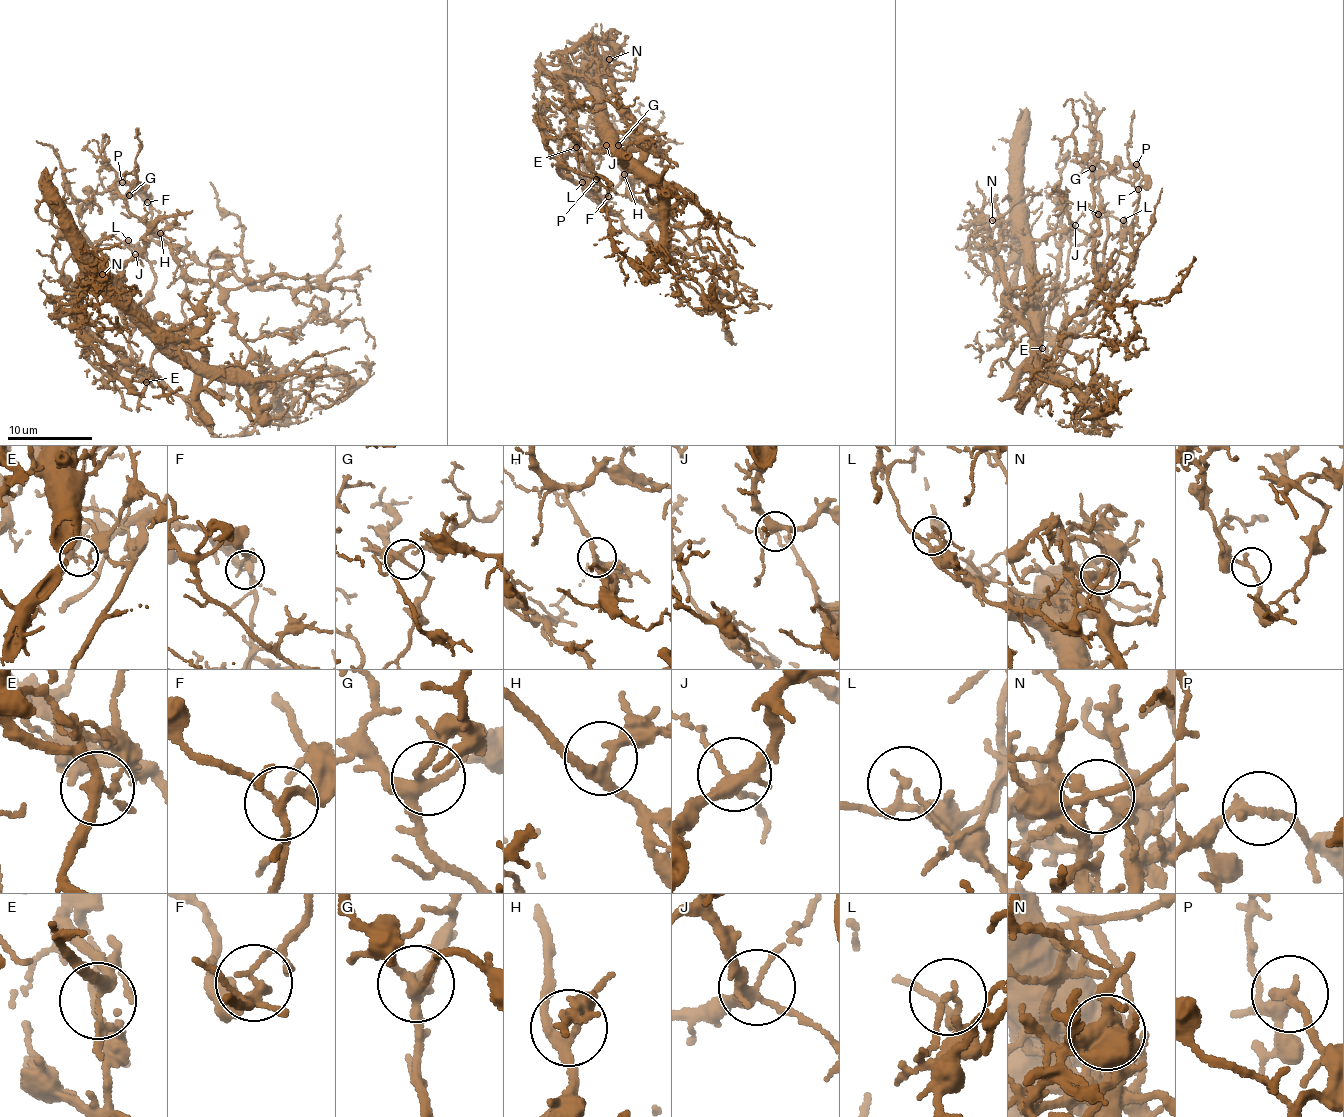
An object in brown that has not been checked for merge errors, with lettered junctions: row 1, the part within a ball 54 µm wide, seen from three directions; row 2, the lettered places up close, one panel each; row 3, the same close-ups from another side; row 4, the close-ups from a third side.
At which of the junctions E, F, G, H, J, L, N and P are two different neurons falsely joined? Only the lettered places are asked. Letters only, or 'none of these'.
E, F, L, N

